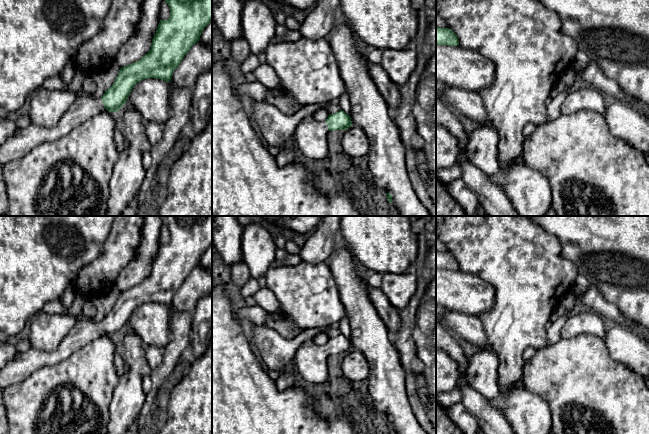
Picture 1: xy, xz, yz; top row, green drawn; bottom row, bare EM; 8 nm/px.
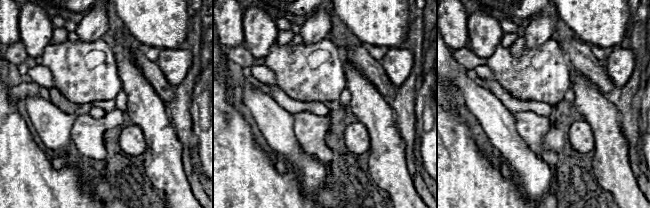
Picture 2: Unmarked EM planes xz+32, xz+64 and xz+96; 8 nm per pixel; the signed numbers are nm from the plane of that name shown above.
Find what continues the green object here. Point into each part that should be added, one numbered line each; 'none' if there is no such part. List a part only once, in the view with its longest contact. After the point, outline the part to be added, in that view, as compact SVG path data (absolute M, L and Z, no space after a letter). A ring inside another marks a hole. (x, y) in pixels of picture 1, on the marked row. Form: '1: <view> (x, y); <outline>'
1: xy (86, 106); M81 92L55 127L46 128L30 124L23 129L17 129L11 137L0 145L0 163L6 164L14 159L22 158L43 142L58 140L104 110L101 98L95 98L94 95Z

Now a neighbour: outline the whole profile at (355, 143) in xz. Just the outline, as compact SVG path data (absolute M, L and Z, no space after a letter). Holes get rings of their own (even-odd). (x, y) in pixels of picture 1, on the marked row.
M352 125L343 132L342 146L349 156L361 157L369 151L369 140L361 127Z

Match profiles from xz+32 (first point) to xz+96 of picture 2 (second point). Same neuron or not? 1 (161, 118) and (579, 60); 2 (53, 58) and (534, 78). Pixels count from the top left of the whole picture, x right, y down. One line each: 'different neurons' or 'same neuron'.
1: different neurons
2: same neuron

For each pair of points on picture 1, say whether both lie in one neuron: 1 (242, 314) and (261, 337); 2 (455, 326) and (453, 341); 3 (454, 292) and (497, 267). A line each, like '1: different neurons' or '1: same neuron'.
1: different neurons
2: different neurons
3: different neurons

